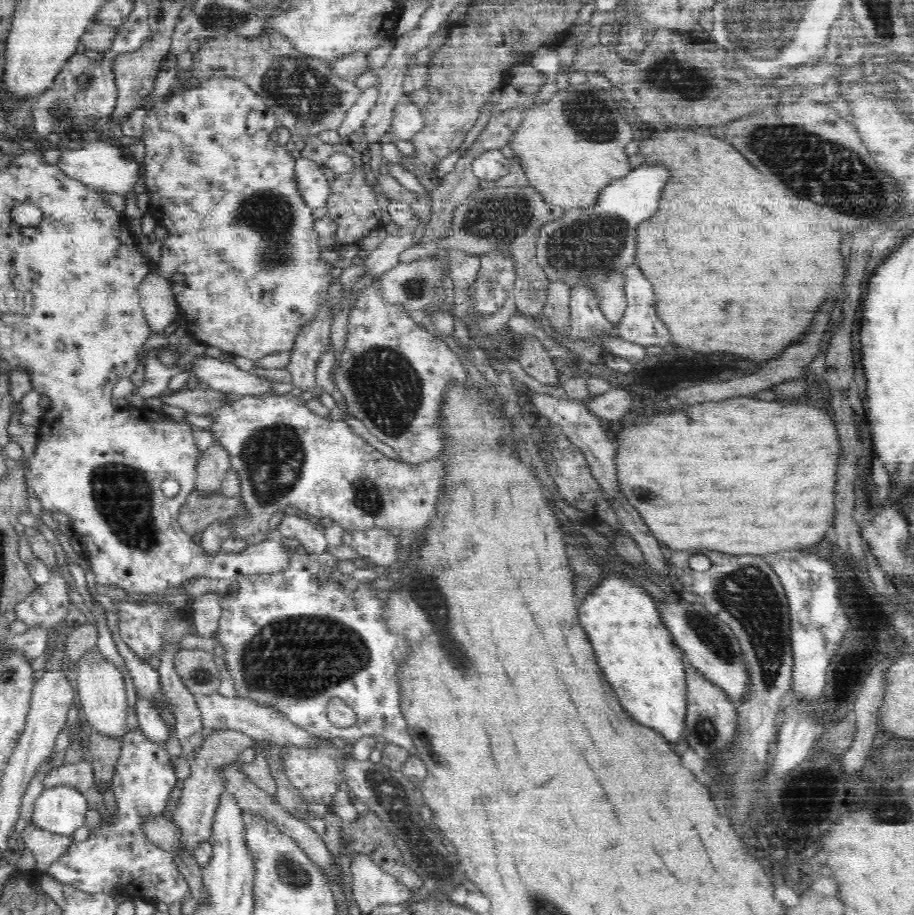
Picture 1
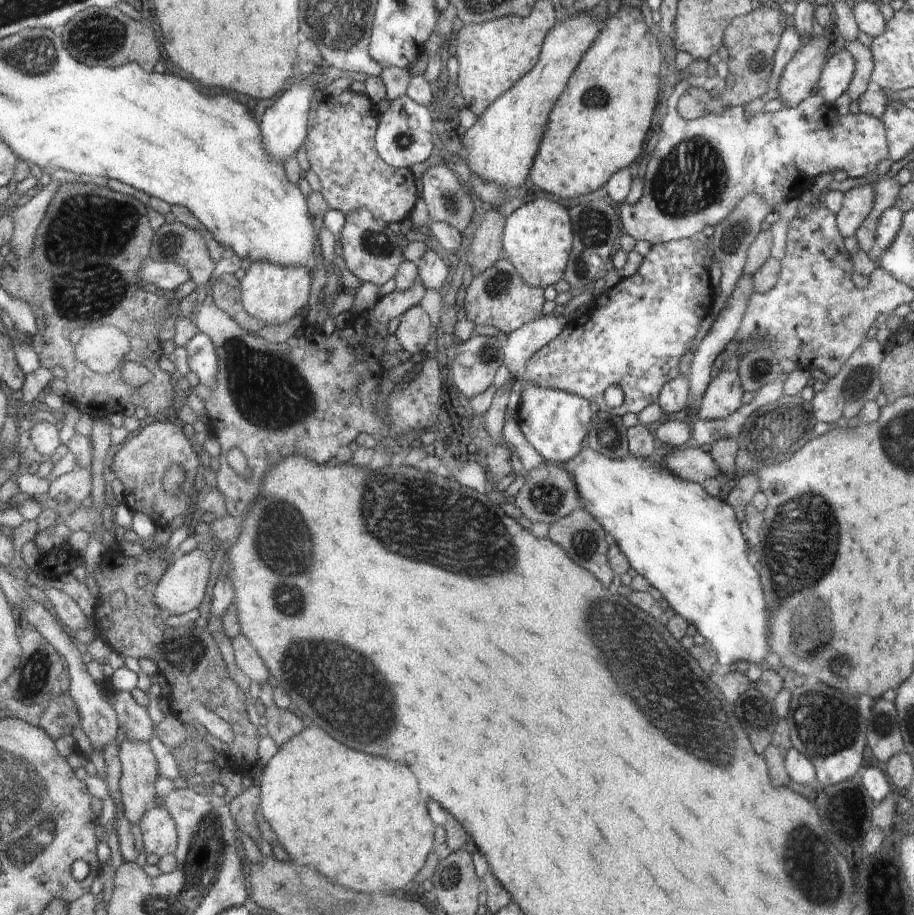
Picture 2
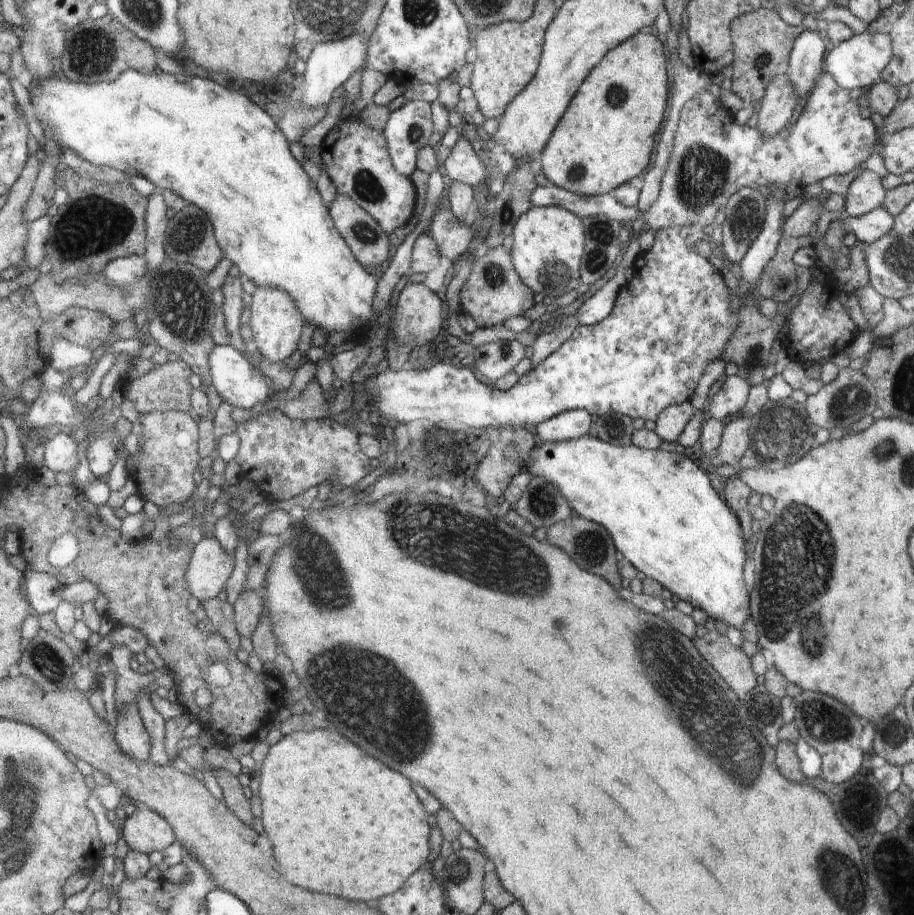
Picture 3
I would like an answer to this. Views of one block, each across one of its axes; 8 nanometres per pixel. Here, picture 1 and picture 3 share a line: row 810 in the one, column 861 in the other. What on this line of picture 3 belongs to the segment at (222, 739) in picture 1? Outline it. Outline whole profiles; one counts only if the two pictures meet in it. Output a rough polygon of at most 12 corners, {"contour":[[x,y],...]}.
{"contour":[[866,169],[850,183],[844,215],[859,217],[885,201],[882,178]]}

